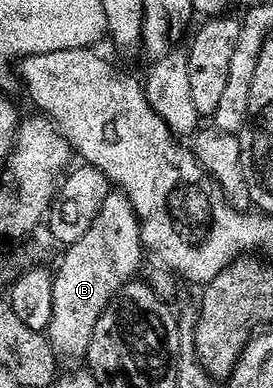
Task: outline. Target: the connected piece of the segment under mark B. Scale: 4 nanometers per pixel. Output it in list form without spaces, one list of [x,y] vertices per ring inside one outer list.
[[[110,190],[103,198],[103,210],[83,238],[64,249],[65,257],[53,275],[53,306],[47,329],[53,351],[62,361],[81,360],[91,342],[95,322],[123,285],[134,279],[143,253],[143,233],[138,213],[120,190]]]

